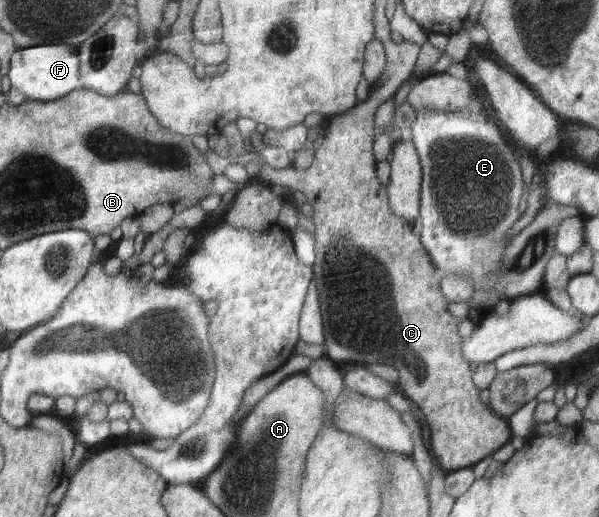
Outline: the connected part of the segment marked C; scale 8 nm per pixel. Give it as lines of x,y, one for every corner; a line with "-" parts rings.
392,40
383,44
386,66
382,75
388,73
388,78
351,111
325,119
326,136
323,143
317,147
308,171
296,170
293,166
282,170
272,168
260,151
247,152
240,157
239,162
247,165
252,160
260,160
261,176
265,181
272,186
284,185
294,191
305,192
308,195
308,203
313,206
313,220
316,226
313,233
314,280
319,288
323,327
326,329
326,357
333,361
358,360
366,365
384,363
395,366
399,371
400,391
416,405
416,414
424,416
430,428
428,449
435,462
448,471
472,468
509,443
514,435
508,420
495,414
488,404
481,401
481,391
474,385
470,362
462,356
463,338
458,330
462,320
448,311
448,299
444,298
440,289
443,274
432,263
428,251
424,249
417,225
406,222
406,219
392,213
388,203
388,191
377,178
377,161
372,153
376,109
413,78
414,66
421,51
420,44
405,40
400,44

